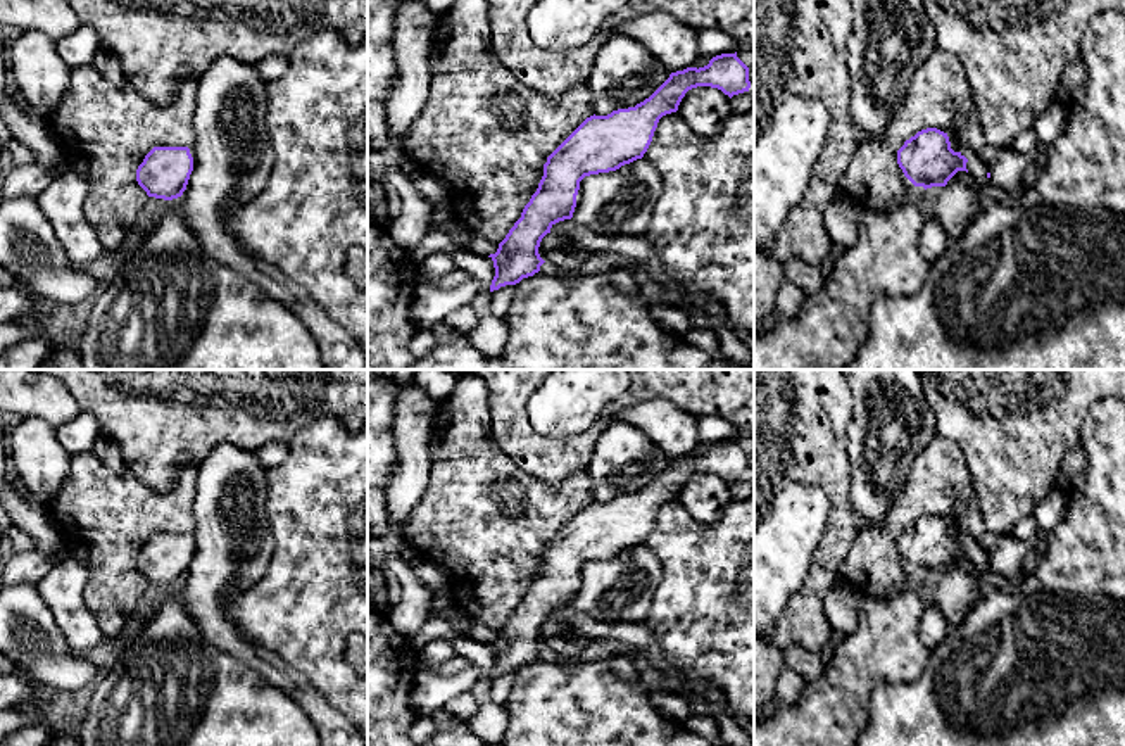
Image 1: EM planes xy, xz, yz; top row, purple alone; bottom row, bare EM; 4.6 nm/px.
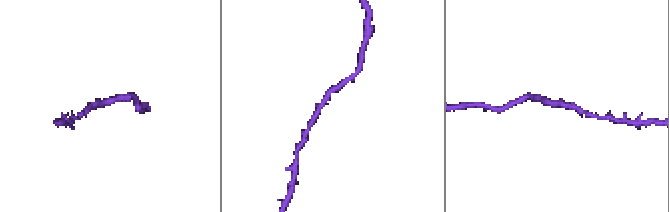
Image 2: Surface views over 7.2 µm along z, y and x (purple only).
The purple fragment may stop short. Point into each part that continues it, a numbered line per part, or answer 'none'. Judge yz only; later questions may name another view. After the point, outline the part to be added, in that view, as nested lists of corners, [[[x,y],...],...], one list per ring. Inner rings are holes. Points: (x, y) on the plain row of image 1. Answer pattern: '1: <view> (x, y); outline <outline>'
1: yz (975, 555); outline [[[963,535],[961,542],[965,542],[968,546],[966,556],[968,556],[970,565],[975,570],[982,572],[987,565],[987,558],[984,554],[982,547],[977,546],[975,537],[973,535]]]

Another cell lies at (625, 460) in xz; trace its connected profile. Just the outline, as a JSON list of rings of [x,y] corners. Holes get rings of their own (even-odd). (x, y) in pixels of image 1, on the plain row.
[[[613,421],[597,440],[587,465],[595,503],[635,494],[649,485],[671,458],[644,432],[626,421]]]

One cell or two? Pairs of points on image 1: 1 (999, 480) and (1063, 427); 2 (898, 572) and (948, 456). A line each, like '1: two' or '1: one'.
1: one
2: one

